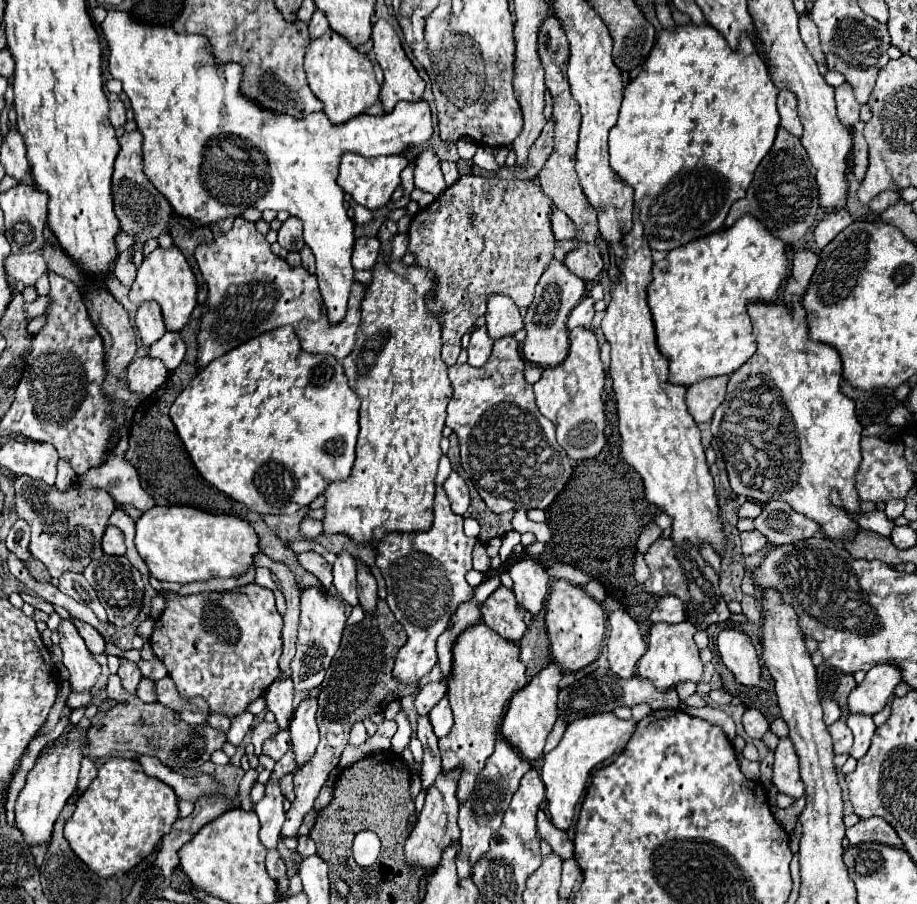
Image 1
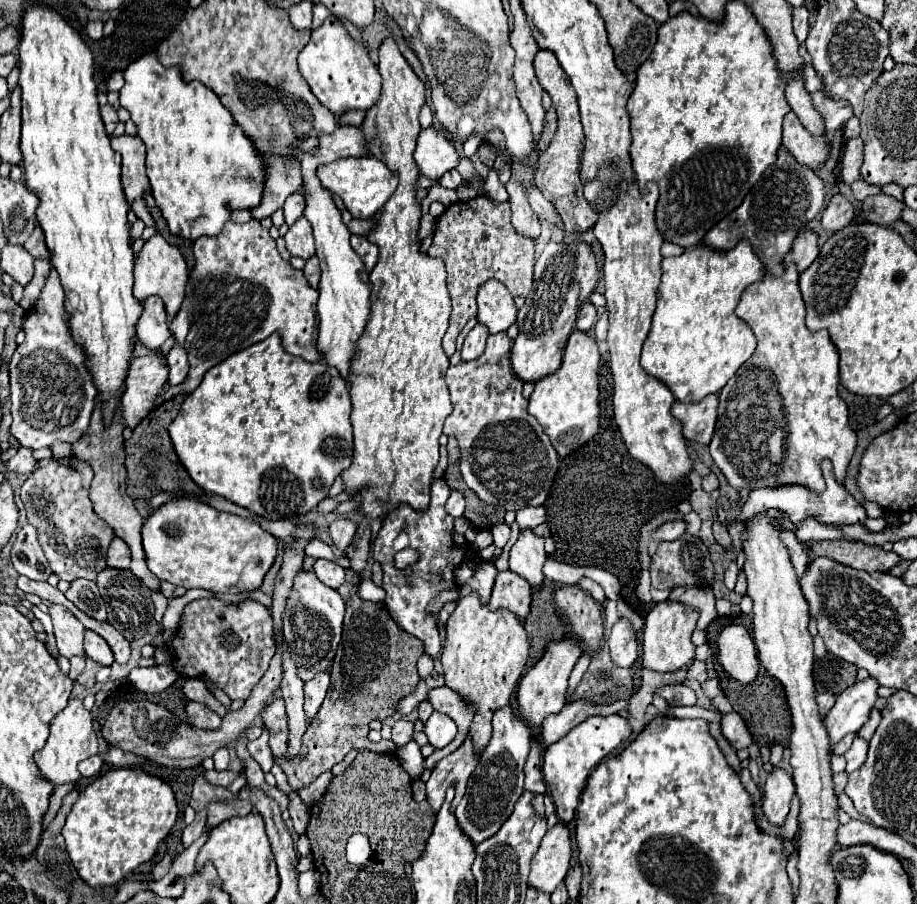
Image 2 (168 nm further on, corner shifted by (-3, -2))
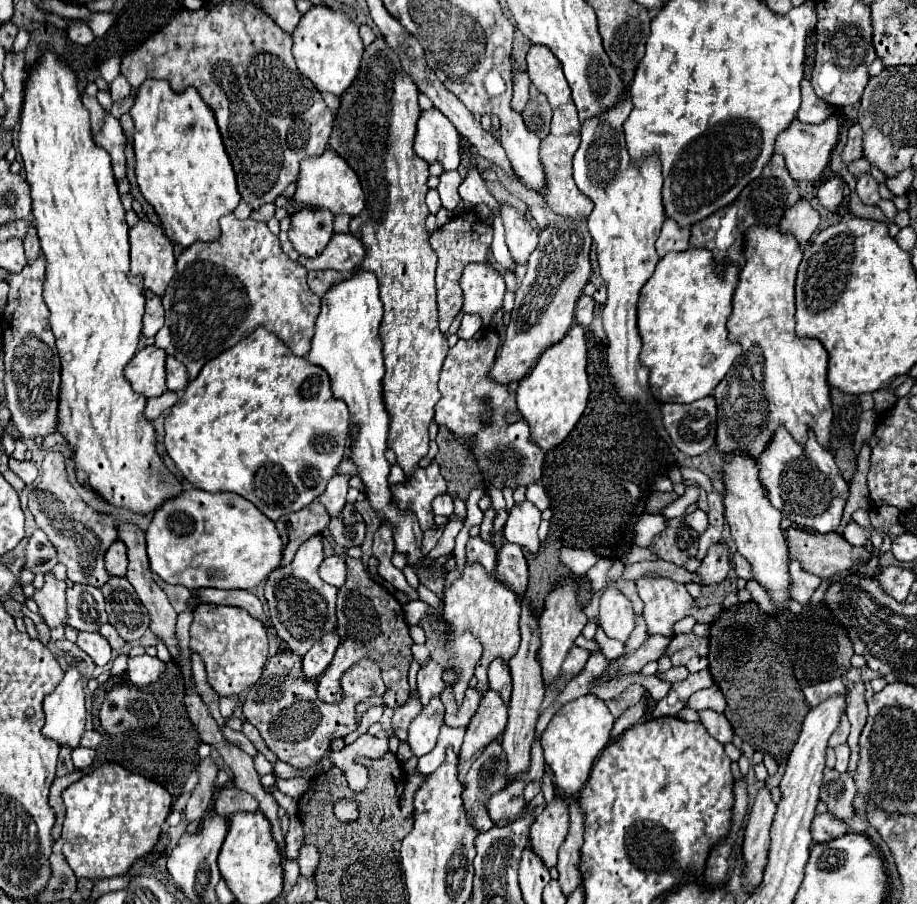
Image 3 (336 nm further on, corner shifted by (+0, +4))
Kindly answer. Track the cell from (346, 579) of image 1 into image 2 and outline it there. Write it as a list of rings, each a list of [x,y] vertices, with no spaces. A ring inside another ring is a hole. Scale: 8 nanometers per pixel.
[[[335,519],[329,525],[329,535],[343,555],[347,555],[347,547],[353,541],[355,531],[357,531],[357,525],[353,521],[345,521],[345,519]]]

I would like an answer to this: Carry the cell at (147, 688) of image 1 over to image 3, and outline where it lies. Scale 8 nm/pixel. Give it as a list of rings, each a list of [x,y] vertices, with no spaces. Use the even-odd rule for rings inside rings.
[[[150,655],[130,657],[128,661],[128,677],[138,687],[154,683],[164,673],[164,669],[166,665],[158,657],[150,657]]]

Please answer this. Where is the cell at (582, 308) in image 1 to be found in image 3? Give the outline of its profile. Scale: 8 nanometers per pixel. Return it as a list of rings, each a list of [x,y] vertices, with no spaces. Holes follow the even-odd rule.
[[[580,295],[578,303],[576,303],[576,321],[584,327],[588,327],[592,323],[592,317],[594,317],[594,297],[588,297],[588,295]]]

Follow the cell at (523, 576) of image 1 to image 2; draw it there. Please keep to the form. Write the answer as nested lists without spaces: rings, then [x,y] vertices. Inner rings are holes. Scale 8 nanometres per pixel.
[[[521,531],[517,543],[509,551],[509,569],[523,579],[533,589],[539,589],[545,575],[543,575],[543,563],[547,559],[547,553],[543,549],[543,539],[533,535],[533,531]]]

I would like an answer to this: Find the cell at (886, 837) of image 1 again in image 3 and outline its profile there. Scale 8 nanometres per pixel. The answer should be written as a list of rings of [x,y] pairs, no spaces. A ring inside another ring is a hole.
[[[830,813],[816,815],[812,821],[812,839],[816,843],[826,843],[844,833],[848,833],[848,825],[844,821],[836,821],[836,817],[832,817]]]

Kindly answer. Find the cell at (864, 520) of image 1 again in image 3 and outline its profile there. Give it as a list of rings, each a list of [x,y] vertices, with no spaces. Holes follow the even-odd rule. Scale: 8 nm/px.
[[[778,425],[774,433],[774,439],[770,439],[770,445],[766,445],[764,453],[758,457],[760,477],[770,503],[782,513],[782,517],[790,519],[798,527],[814,529],[816,533],[834,531],[840,525],[848,499],[848,483],[832,479],[832,473],[840,473],[834,457],[816,441],[814,433],[810,433],[806,445],[798,445],[782,425]]]

